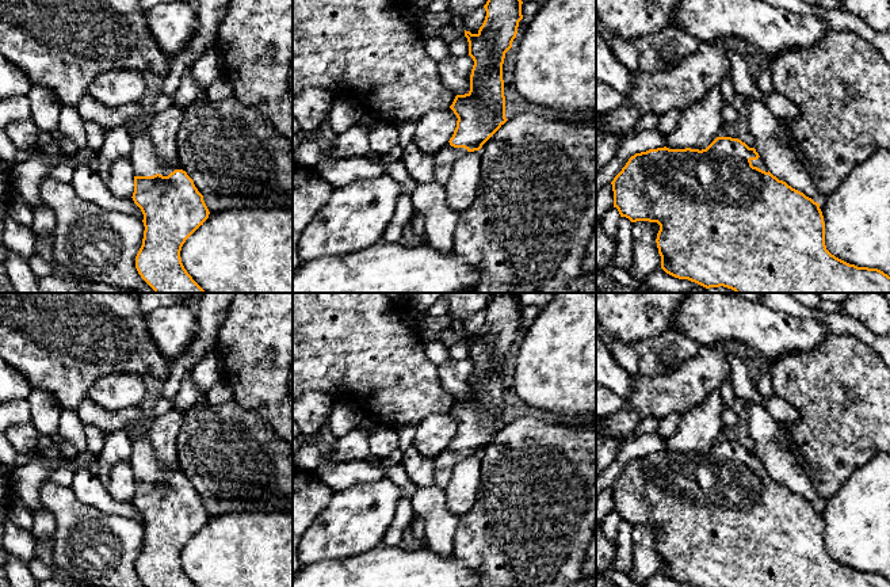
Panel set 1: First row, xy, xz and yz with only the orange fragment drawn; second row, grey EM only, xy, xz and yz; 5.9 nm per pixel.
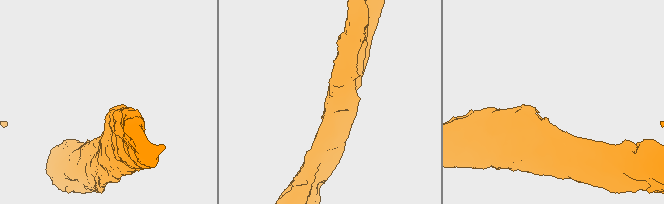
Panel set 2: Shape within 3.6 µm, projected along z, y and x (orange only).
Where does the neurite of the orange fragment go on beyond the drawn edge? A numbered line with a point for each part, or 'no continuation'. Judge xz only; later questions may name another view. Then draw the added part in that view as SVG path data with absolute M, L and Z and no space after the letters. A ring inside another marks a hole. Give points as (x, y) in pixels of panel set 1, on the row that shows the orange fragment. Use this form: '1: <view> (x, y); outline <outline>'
1: xz (444, 159); outline M444 146L433 157L433 182L446 184L454 164L469 152L465 148Z

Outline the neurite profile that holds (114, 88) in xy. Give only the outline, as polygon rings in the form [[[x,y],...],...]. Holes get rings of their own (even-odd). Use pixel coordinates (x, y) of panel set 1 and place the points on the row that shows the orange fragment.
[[[114,69],[99,75],[89,85],[88,95],[108,106],[138,103],[146,91],[142,72]]]

